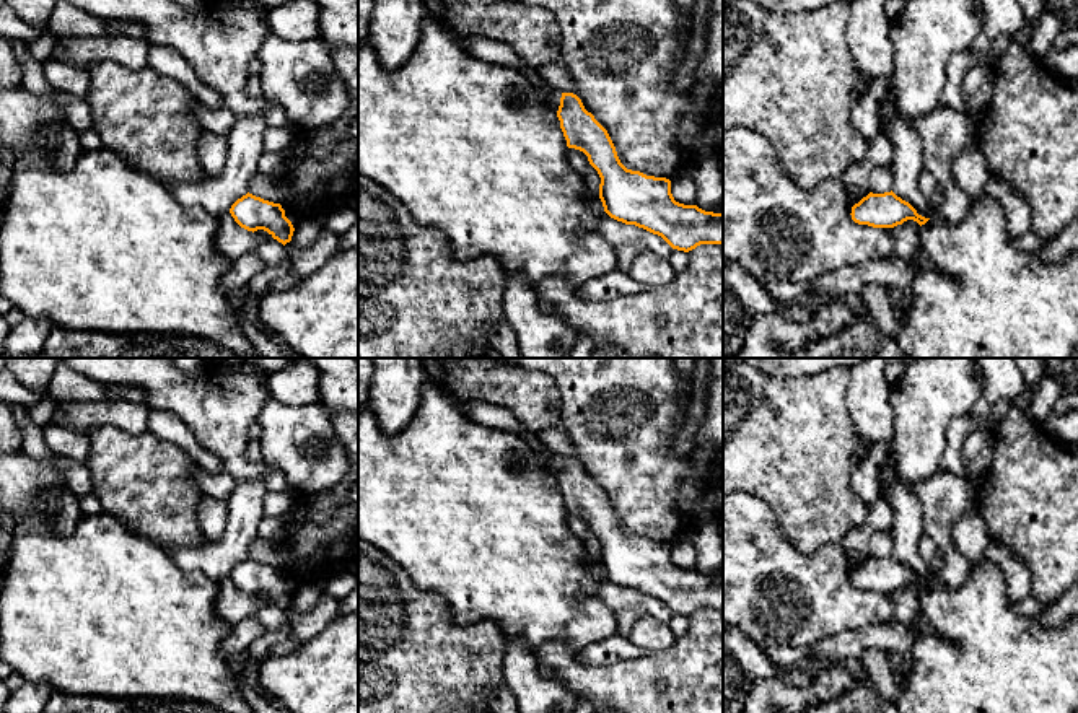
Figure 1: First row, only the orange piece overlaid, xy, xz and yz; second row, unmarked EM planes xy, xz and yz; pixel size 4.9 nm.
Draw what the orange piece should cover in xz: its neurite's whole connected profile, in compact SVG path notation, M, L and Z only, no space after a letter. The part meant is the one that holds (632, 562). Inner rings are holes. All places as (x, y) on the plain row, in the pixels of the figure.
M550 449L536 453L536 459L542 470L557 477L567 511L583 516L598 536L599 563L611 583L658 599L684 617L700 609L723 609L723 578L679 568L669 544L627 534L607 495L576 459Z

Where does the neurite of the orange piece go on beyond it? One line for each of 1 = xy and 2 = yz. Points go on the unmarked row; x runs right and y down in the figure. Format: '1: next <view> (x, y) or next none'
1: next none
2: next none

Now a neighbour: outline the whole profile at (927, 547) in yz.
M927 534L922 536L922 539L918 542L918 553L923 558L923 562L931 566L931 563L938 553L938 547L930 536L927 536Z

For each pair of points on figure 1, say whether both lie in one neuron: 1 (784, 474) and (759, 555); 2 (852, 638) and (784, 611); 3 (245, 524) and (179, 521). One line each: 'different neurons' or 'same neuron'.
1: different neurons
2: different neurons
3: different neurons

